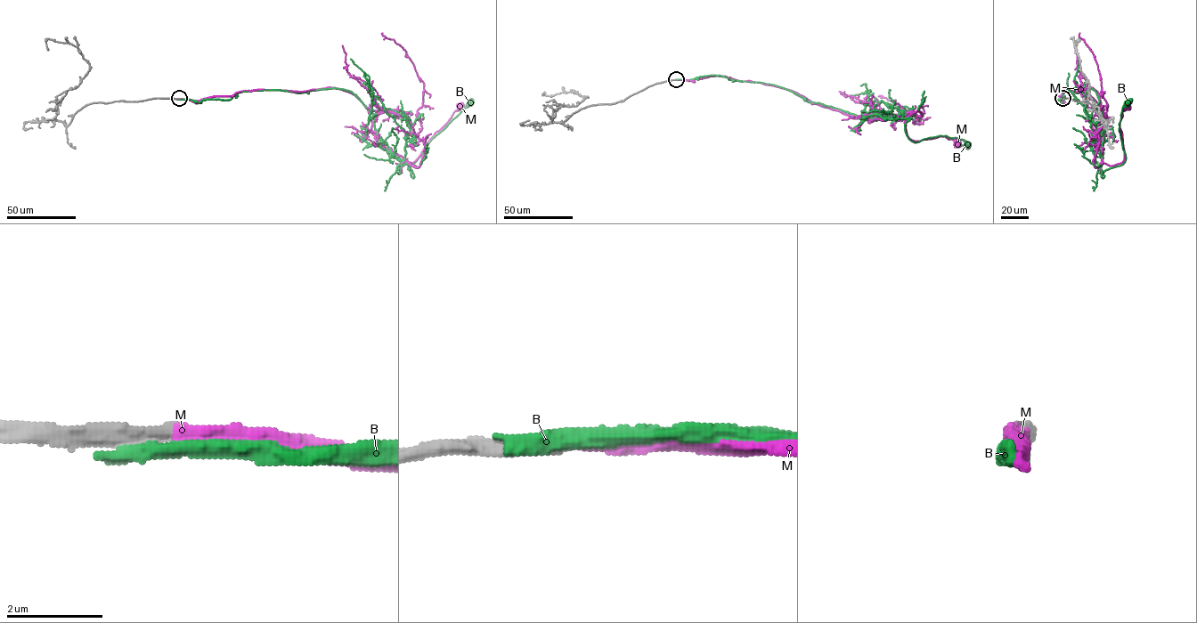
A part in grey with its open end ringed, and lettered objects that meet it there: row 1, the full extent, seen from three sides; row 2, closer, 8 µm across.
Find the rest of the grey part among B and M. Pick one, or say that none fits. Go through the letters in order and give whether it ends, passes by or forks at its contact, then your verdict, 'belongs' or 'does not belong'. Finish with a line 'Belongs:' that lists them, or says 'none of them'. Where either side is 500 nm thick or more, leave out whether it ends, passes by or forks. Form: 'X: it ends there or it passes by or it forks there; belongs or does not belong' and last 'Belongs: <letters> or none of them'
B: it ends there; does not belong
M: it ends there; belongs
Belongs: M

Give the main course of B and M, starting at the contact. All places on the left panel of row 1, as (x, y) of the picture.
B: (178, 99), (229, 100), (256, 90), (350, 91), (413, 178), (408, 167), (471, 101)
M: (179, 98), (197, 101), (256, 90), (343, 90), (368, 110), (376, 141), (408, 165), (461, 107)

